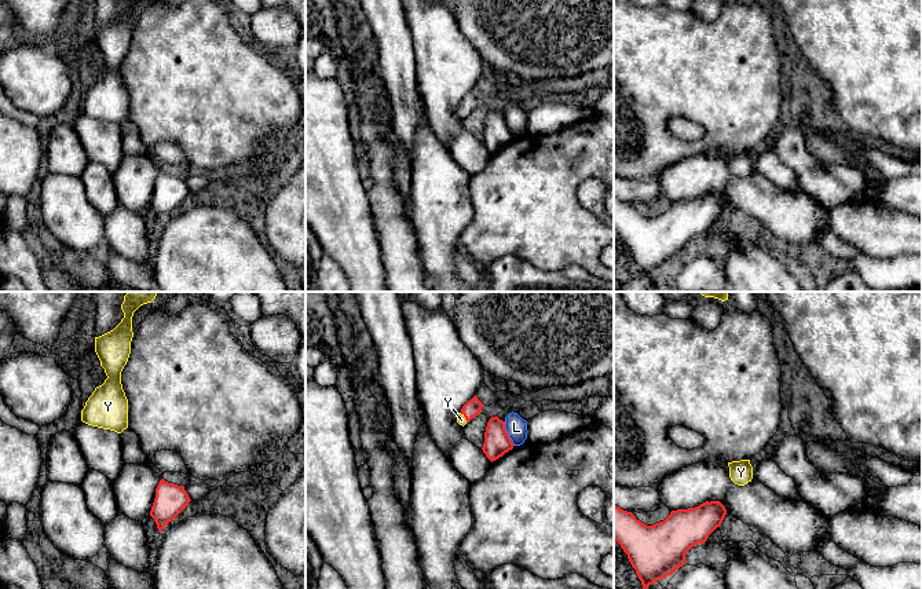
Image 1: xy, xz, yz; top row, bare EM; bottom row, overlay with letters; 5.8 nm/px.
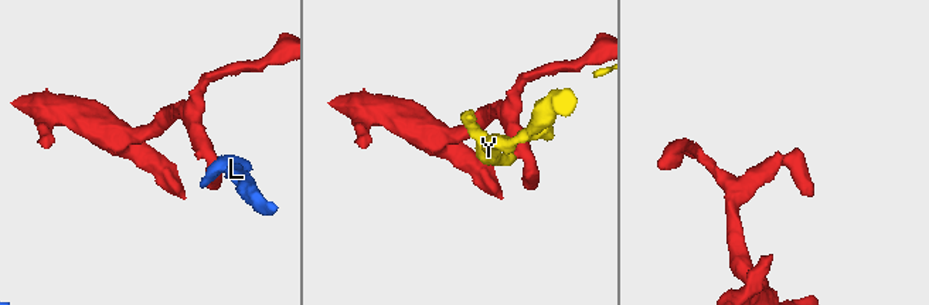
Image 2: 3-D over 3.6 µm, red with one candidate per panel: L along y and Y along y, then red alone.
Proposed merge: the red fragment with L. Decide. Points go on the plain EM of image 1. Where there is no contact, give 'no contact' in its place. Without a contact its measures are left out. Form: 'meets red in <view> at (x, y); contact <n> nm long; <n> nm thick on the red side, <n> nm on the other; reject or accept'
meets red in xz at (507, 125); contact 160 nm long; 160 nm thick on the red side, 120 nm on the other; reject

